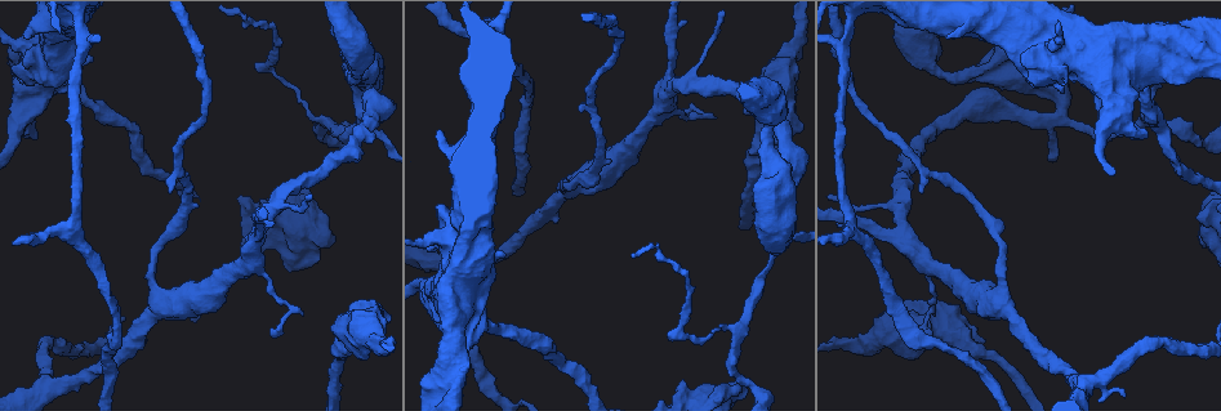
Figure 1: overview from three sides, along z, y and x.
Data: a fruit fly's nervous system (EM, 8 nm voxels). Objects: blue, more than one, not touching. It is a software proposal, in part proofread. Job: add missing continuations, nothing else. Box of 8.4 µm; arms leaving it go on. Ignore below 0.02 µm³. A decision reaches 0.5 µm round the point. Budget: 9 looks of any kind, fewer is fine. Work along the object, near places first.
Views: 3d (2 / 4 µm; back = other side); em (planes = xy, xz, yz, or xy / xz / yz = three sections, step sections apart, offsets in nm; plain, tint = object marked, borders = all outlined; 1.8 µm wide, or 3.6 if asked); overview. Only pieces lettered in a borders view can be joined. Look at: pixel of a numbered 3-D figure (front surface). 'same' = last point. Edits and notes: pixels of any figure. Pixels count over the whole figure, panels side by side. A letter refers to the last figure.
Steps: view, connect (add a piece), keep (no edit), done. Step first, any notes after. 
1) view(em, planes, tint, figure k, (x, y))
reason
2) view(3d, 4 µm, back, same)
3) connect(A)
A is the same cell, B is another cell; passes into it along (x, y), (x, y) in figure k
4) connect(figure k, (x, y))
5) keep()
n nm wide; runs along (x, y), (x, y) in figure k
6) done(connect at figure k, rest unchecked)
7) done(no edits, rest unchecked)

view(em, 3.6 µm, xy, step 4, tint, figure 1, (786, 57))
calibre changes

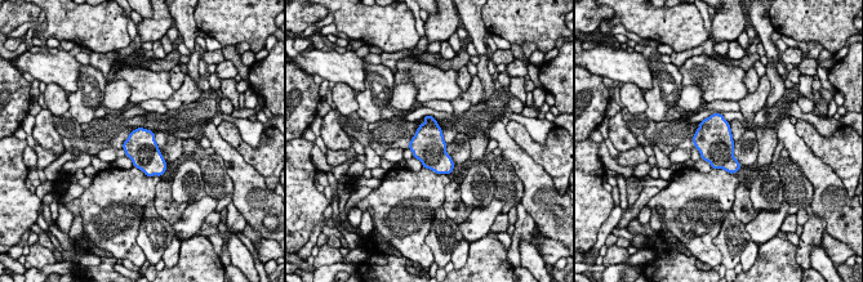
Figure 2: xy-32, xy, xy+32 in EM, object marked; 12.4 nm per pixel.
view(em, 3.6 µm, xy, step 4, borders, same)
see the neighbours

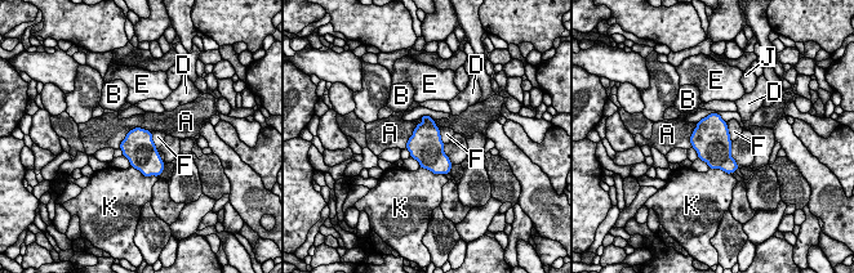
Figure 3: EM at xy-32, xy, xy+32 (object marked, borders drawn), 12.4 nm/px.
keep()
A, B, D, E, F, J and K are other cells; border along (151, 131), (133, 128), (119, 147) in figure 3; none of them fits

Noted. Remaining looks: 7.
view(em, 3.6 µm, planes, tint, figure 1, (1006, 75))
touches itself

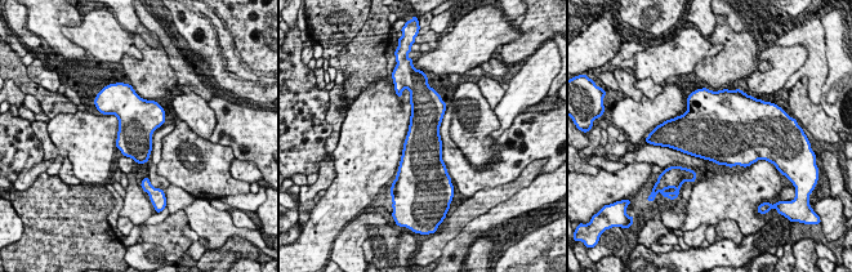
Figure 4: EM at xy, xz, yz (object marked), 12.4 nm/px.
view(em, 3.6 µm, planes, borders, same)

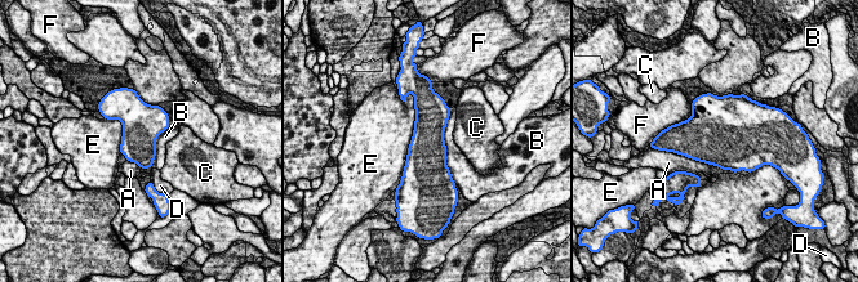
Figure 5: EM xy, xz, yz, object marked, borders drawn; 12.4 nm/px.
keep()
A, B, C, D, E and F are other cells; border along (414, 101), (414, 129), (400, 178) in figure 5; no lettered piece goes on from it

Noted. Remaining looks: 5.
view(3d, 4 µm, back, figure 1, (1140, 122))
arms part here

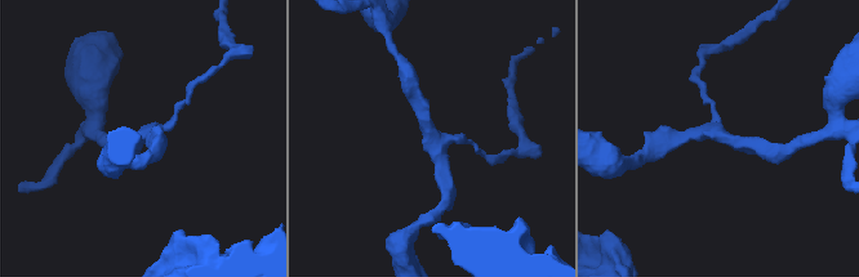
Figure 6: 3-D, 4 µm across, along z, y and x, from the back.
view(em, planes, tint, figure 6, (149, 132))

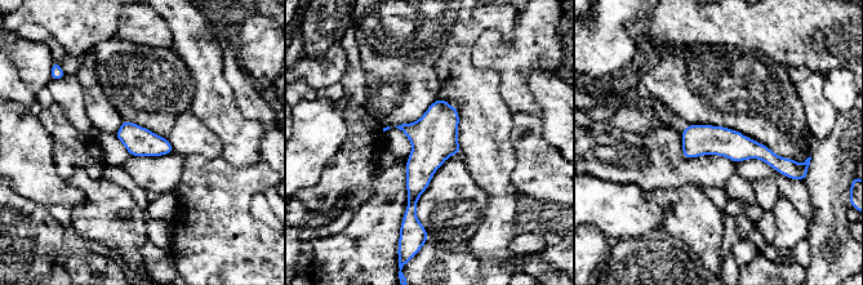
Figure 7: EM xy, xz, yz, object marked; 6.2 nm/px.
view(em, planes, borders, same)
see the neighbours

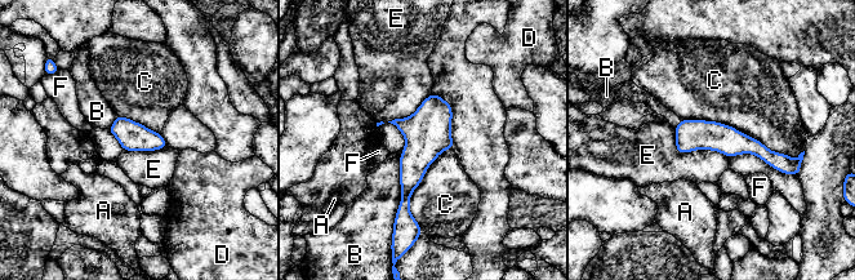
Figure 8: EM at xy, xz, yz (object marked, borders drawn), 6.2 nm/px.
keep()
A, B, C, D, E and F are other cells; border along (673, 128), (680, 152), (727, 158) in figure 8; none of them fits

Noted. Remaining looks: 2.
view(em, 3.6 µm, planes, borders, figure 1, (1066, 69))
an open end

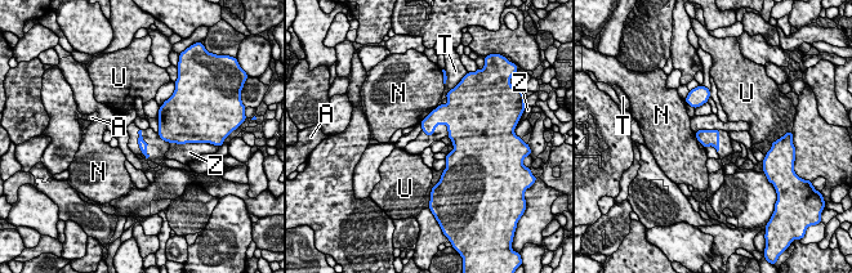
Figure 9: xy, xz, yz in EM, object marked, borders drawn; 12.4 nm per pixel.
keep()
A, N, T, U and Z are other cells; border along (438, 106), (419, 124) in figure 9; none of them fits

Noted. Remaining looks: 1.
done(no edits, rest unchecked)

